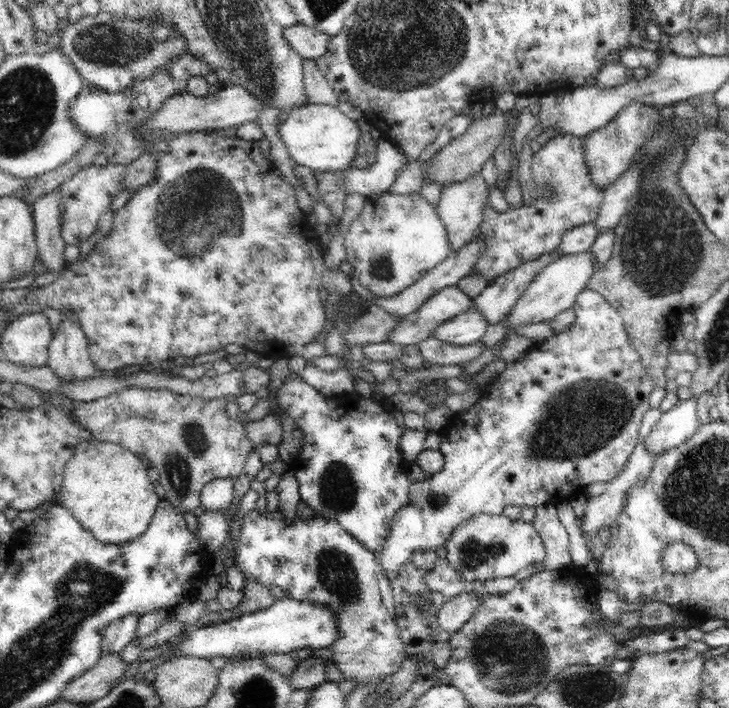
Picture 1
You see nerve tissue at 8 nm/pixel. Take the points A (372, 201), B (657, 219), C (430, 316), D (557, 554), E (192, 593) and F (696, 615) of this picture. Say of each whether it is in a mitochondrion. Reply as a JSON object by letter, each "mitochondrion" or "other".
{"A":"other","B":"mitochondrion","C":"other","D":"other","E":"other","F":"other"}

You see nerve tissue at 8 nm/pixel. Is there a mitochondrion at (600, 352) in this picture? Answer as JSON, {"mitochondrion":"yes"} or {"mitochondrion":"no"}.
{"mitochondrion":"no"}

